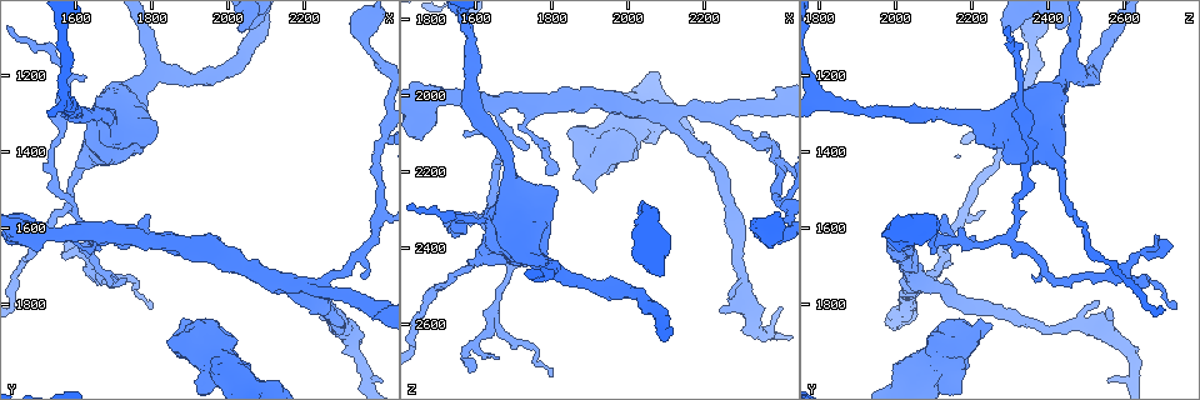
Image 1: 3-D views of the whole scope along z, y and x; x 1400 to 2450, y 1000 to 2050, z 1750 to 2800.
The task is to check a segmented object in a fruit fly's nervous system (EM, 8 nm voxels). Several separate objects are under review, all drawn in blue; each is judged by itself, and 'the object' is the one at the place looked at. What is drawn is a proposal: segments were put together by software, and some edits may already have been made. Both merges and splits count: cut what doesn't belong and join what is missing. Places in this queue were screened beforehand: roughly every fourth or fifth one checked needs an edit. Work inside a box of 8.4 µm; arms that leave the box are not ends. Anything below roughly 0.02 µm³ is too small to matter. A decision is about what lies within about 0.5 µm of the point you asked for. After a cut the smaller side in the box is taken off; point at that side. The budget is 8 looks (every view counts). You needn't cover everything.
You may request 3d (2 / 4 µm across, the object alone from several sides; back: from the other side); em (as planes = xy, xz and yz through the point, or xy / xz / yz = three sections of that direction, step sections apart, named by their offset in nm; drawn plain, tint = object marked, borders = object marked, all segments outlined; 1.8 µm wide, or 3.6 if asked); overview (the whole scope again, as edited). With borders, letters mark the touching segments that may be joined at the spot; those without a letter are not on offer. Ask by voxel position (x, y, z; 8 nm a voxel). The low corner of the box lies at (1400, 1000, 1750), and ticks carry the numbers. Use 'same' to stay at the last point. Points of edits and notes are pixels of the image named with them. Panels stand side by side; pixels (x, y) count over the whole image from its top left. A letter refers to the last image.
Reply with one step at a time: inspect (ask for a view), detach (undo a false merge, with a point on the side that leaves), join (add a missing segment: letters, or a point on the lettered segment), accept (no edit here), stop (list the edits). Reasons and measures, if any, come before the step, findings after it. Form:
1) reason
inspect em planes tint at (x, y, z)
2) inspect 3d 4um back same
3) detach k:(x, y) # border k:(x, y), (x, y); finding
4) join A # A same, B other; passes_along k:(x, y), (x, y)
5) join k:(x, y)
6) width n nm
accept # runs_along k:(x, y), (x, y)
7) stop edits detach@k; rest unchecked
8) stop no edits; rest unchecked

narrows sharply
inspect em planes borders at (1650, 1610, 2025)

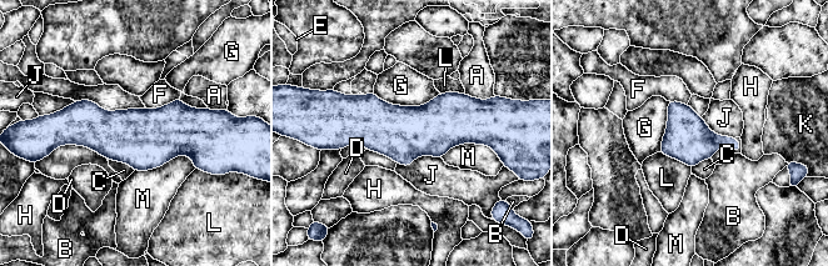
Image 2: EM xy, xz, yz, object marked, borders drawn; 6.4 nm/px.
width 300 nm
accept # A other, B other, C other, D other, E other, F other, G other, H other, J other, K other, L other, M other; border 2:(440, 156), (397, 164); all the same cell

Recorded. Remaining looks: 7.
tapers out
inspect 3d 4um at (1805, 1810, 2740)

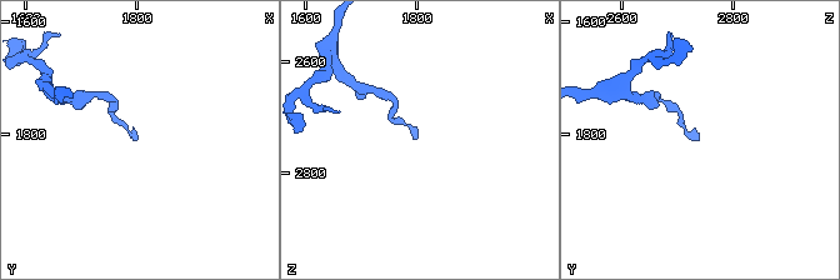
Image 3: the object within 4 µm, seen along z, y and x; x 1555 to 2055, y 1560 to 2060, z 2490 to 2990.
now the EM
inspect em planes borders at (1795, 1805, 2735)

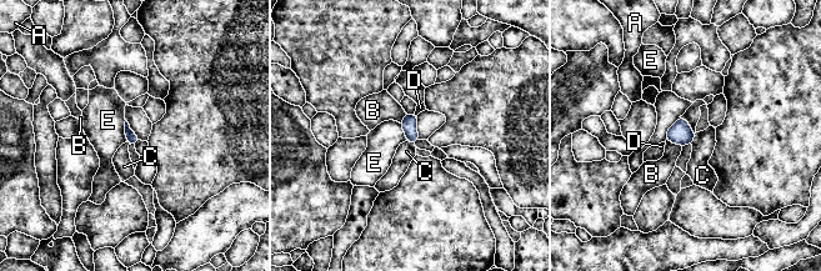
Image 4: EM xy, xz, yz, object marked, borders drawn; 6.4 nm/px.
accept # A other, B other, C other, D other, E other; border 4:(125, 120), (125, 139), (128, 141); no lettered segment goes on from it

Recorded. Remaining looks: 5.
sharp bend
inspect em yz step 8 borders at (1690, 1740, 2430)

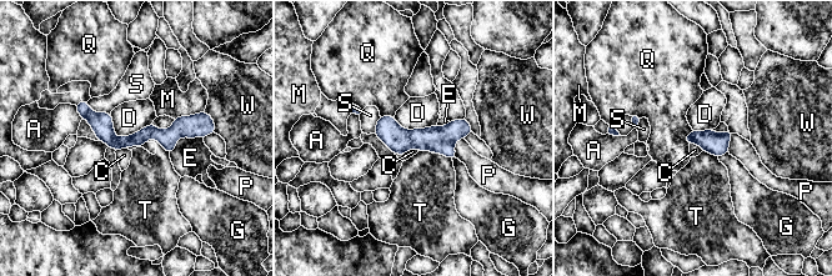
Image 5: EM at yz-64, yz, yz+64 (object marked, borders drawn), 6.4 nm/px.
longest_contact D 280 nm
accept # A other, C other, D other, E other, G other, M other, P other, Q other, S other, T other, W other; one cell here

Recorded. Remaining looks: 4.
thick end
inspect em planes borders at (1910, 1850, 2250)

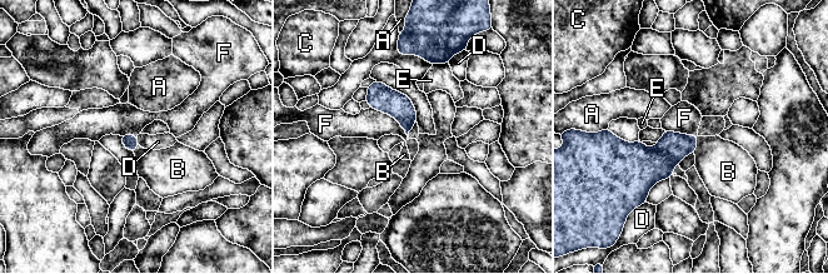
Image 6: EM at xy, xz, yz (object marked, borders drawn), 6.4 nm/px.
accept # A other, B other, C other, D other, E other, F other; border 6:(370, 106), (389, 114), (409, 138); none of them fits

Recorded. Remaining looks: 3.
stop no edits; rest unchecked

